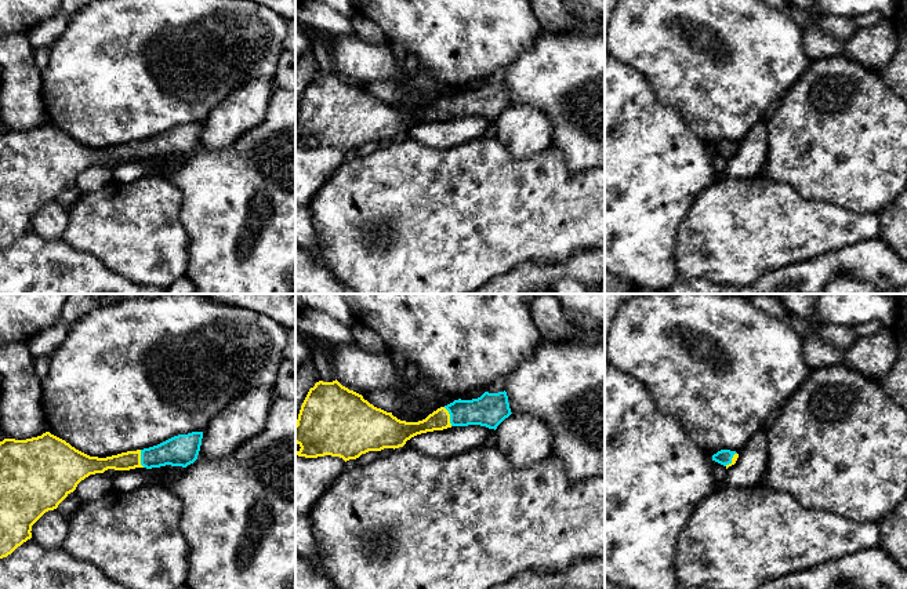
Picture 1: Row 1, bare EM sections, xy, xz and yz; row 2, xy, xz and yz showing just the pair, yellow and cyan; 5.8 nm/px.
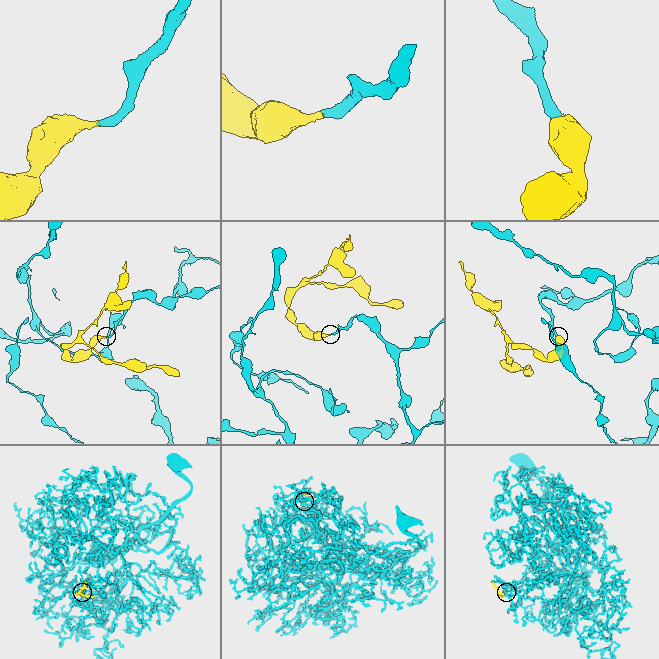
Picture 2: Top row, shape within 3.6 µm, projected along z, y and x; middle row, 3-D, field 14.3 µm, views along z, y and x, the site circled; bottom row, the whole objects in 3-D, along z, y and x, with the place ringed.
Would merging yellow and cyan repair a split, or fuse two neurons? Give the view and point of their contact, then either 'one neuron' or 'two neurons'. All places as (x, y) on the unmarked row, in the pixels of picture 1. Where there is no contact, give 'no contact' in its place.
xz (449, 108) | one neuron

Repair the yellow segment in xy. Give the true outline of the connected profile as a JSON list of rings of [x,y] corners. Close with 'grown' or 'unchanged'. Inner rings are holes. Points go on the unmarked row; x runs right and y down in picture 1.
[[[203,123],[174,127],[157,137],[117,146],[90,148],[51,126],[0,132],[0,250],[32,229],[32,217],[90,166],[108,160],[182,157],[197,150]]]; grown

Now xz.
[[[337,70],[333,73],[319,72],[309,80],[298,105],[295,134],[301,139],[295,142],[295,146],[305,149],[331,146],[347,153],[369,142],[403,138],[407,131],[417,126],[451,117],[480,116],[496,121],[511,105],[505,81],[498,84],[485,83],[478,90],[454,91],[422,112],[406,113],[393,108],[392,103],[374,98],[362,86],[342,77]]]; grown

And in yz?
[[[721,141],[712,146],[712,152],[723,156],[726,160],[736,154],[739,145],[730,141]]]; grown

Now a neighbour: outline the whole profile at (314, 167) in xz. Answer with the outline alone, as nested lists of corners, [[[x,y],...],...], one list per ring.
[[[295,146],[295,204],[308,208],[319,188],[345,160],[340,148],[305,149]]]

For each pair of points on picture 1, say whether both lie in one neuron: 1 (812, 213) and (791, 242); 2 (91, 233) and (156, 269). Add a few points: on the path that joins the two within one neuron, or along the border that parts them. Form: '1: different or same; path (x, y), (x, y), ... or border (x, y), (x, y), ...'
1: same; path (809, 220), (794, 235)
2: same; path (108, 233), (120, 233), (140, 253)

